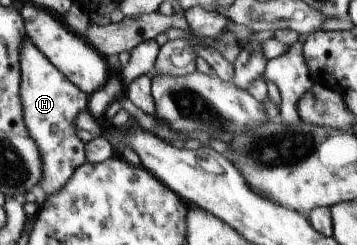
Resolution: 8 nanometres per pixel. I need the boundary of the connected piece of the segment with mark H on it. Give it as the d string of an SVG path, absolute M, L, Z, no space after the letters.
M24 37L22 49L20 49L21 82L20 99L22 99L22 111L24 125L36 143L40 157L42 157L42 179L37 192L43 192L46 198L58 193L66 181L72 177L72 173L84 165L84 143L78 138L78 128L74 125L74 119L87 109L89 95L80 91L74 83L70 83L65 75L54 67L50 60L30 41L30 37Z

